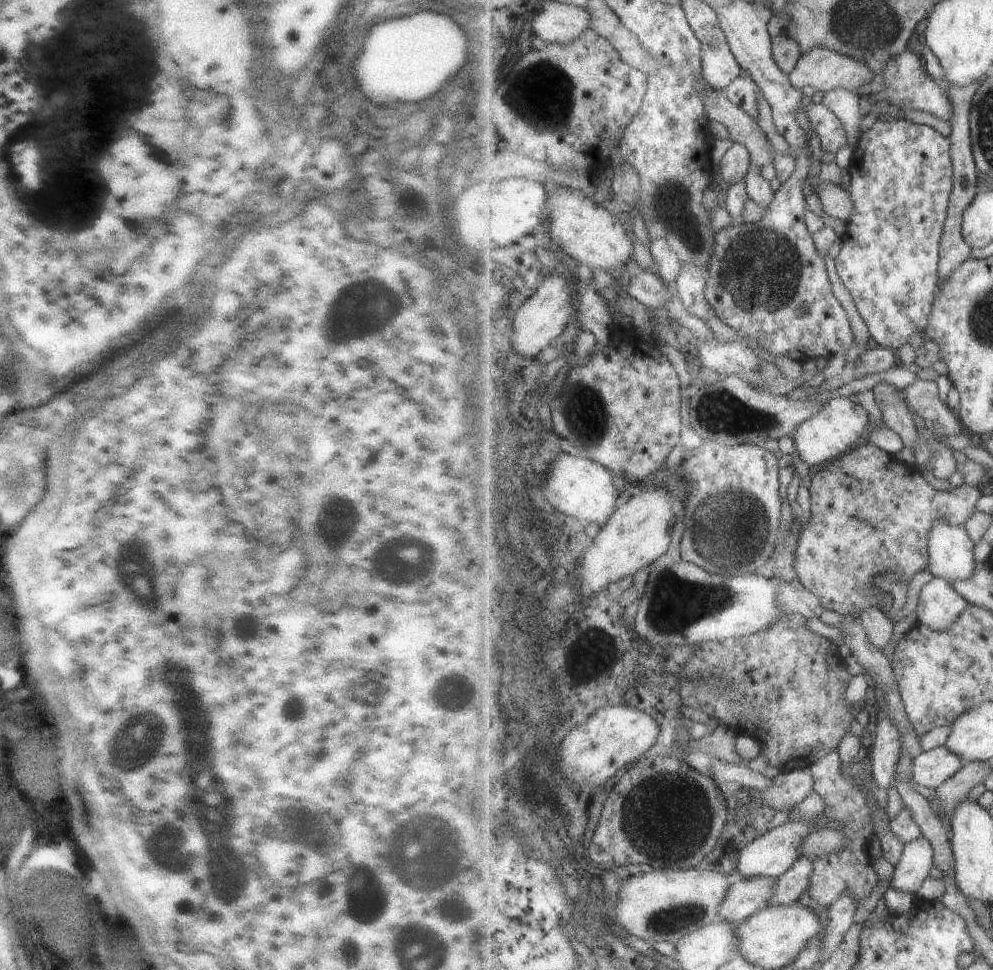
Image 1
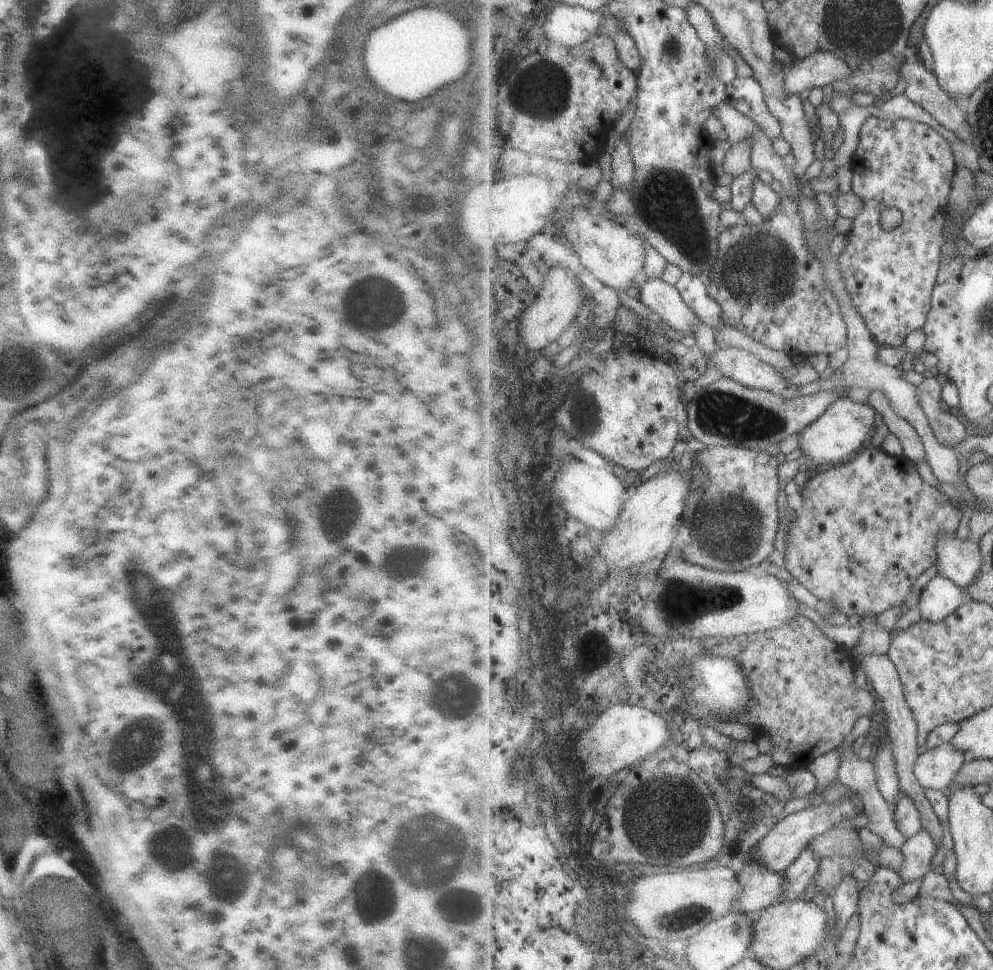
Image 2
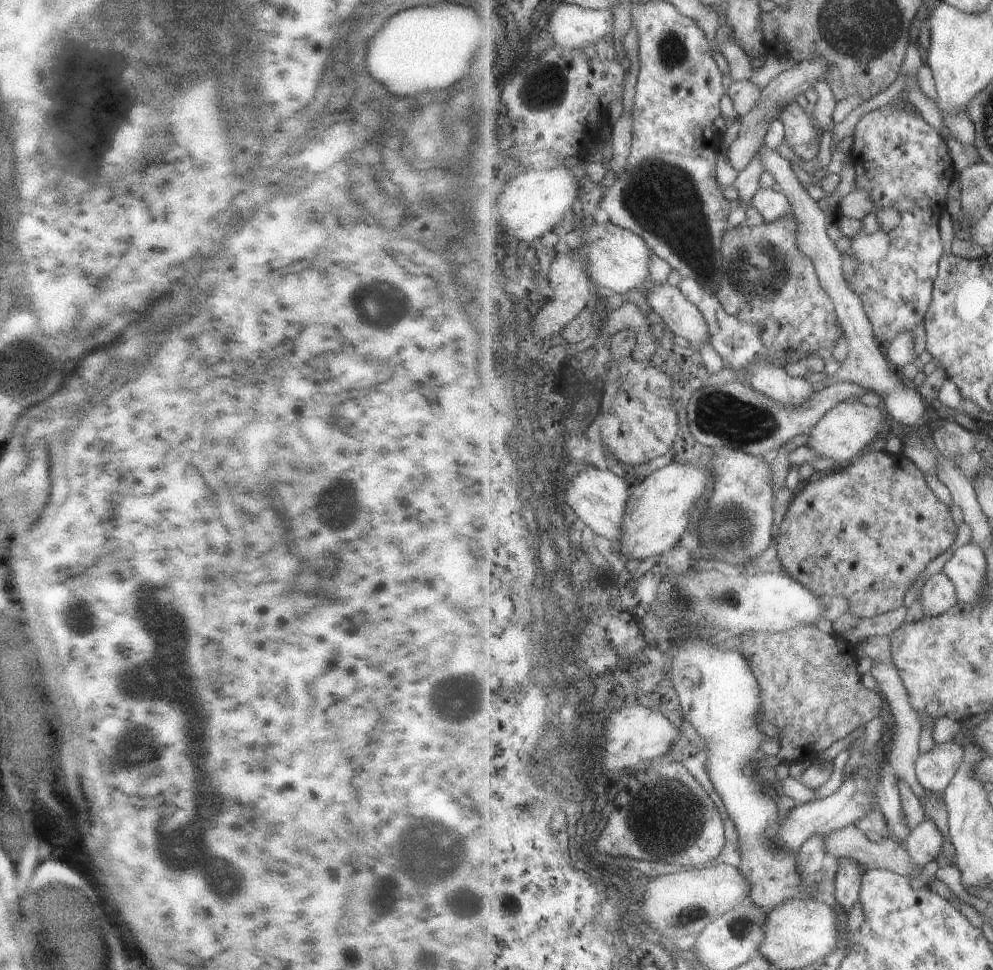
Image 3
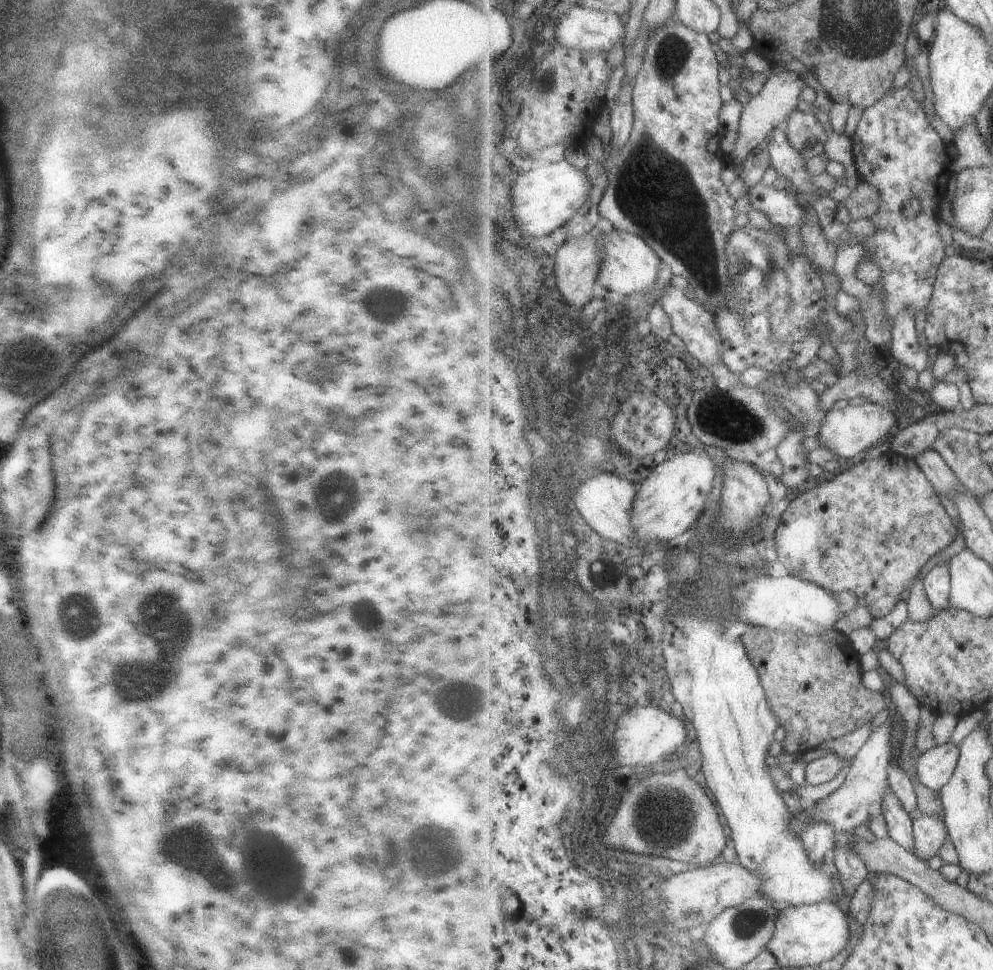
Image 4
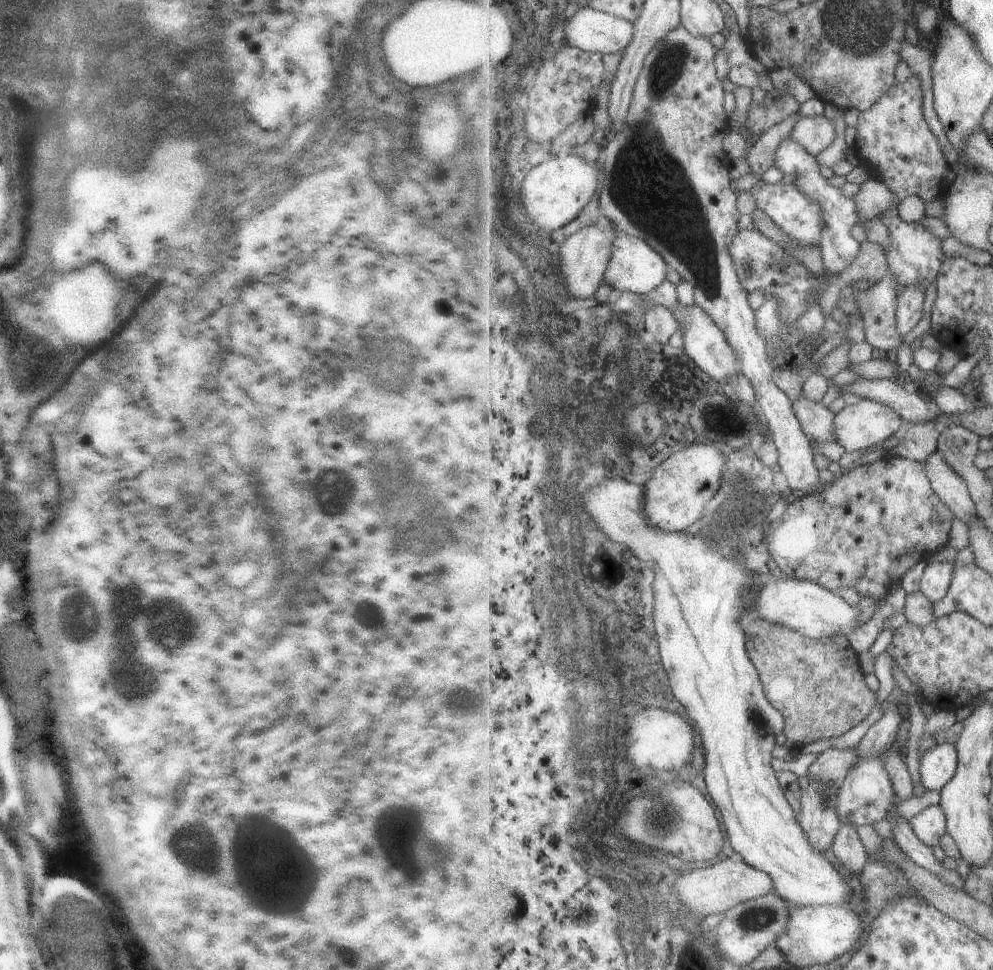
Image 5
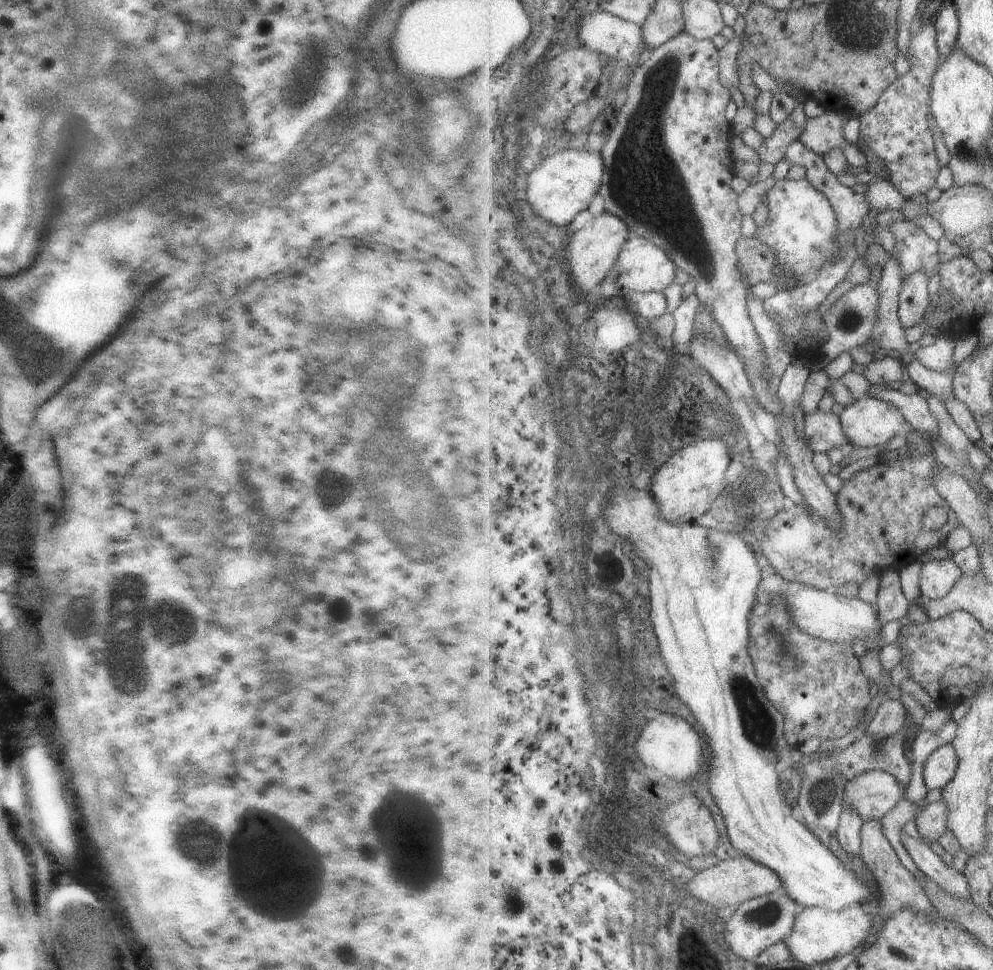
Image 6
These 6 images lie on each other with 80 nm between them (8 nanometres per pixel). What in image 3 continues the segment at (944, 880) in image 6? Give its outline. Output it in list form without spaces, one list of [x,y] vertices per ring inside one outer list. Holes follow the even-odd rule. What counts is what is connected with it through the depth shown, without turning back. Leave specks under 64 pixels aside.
[[[885,760],[885,766],[880,770],[880,781],[876,786],[877,806],[881,808],[887,826],[891,827],[894,835],[903,842],[911,831],[901,802],[899,781],[900,777]]]

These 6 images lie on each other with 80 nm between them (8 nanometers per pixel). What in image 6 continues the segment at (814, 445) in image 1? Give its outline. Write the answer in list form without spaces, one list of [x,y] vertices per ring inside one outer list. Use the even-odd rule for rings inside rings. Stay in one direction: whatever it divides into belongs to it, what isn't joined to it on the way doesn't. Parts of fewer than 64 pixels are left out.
[[[867,394],[839,415],[850,446],[881,446],[909,426],[893,403]]]

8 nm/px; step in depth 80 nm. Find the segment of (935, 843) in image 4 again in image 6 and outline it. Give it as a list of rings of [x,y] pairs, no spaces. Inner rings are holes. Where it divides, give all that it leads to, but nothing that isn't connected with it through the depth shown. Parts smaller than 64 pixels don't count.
[[[941,799],[928,804],[918,812],[915,824],[918,834],[925,842],[939,840],[949,828],[949,807],[947,803]]]

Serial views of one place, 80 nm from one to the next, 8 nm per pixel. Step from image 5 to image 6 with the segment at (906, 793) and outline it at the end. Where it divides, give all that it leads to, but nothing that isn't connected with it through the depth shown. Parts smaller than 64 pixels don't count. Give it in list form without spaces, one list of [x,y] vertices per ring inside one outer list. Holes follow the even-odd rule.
[[[903,730],[886,739],[877,739],[865,732],[862,738],[857,738],[856,741],[847,745],[845,748],[829,753],[822,760],[822,763],[827,768],[839,771],[841,776],[844,776],[847,781],[867,771],[887,771],[893,774],[905,788],[912,779],[912,763],[909,763],[907,752],[905,752]]]

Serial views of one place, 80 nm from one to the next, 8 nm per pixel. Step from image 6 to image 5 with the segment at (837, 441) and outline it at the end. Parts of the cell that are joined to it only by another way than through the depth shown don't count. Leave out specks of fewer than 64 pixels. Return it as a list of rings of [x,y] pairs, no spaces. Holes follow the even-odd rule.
[[[801,394],[792,403],[792,407],[811,443],[817,442],[817,444],[821,444],[821,442],[835,441],[836,414],[831,412],[823,402],[809,400],[805,395]]]

